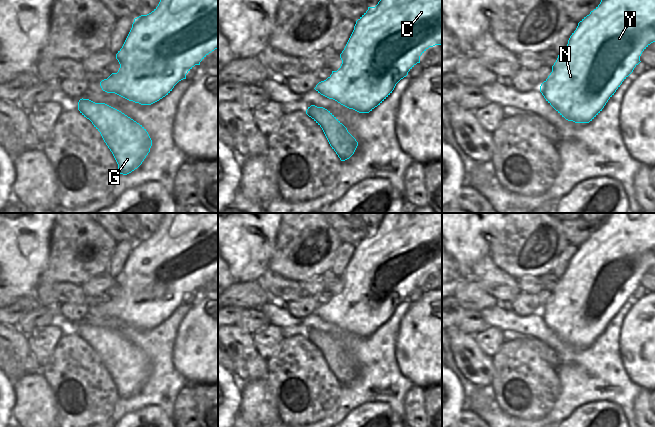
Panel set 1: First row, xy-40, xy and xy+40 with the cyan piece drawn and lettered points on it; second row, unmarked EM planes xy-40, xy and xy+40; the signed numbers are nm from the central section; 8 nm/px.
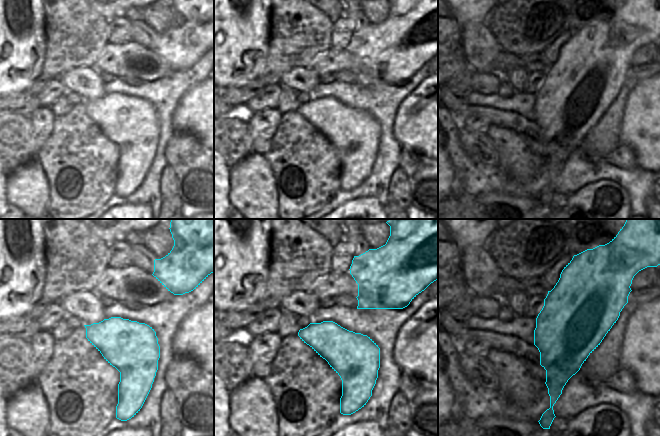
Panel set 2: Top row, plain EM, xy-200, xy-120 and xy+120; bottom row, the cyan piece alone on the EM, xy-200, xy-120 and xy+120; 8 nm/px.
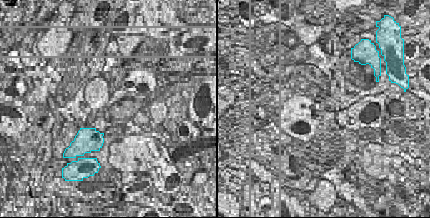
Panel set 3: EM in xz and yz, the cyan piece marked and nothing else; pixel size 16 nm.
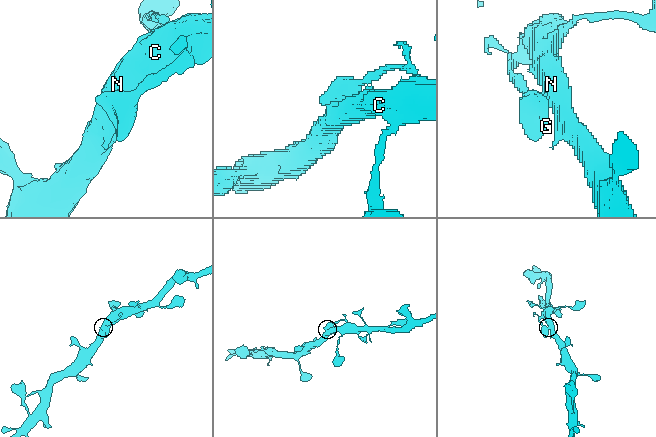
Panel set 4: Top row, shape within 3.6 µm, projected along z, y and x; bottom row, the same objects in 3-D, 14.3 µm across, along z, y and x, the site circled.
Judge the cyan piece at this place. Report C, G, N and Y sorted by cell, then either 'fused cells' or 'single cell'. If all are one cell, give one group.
groups C G N Y; single cell

